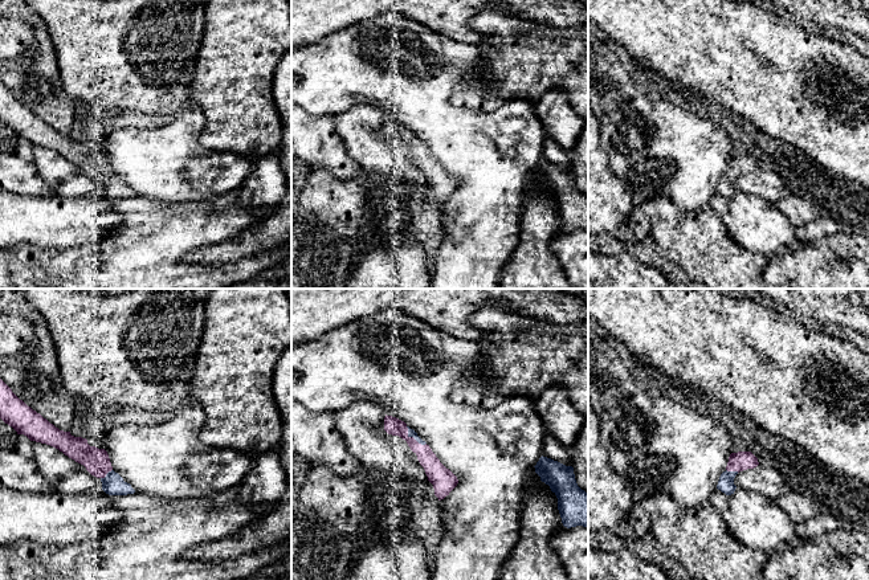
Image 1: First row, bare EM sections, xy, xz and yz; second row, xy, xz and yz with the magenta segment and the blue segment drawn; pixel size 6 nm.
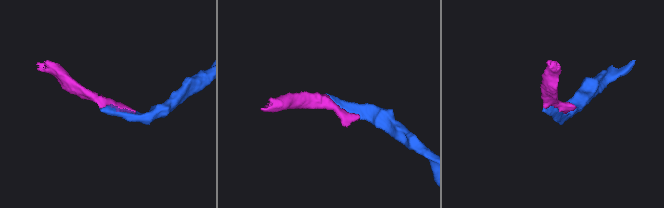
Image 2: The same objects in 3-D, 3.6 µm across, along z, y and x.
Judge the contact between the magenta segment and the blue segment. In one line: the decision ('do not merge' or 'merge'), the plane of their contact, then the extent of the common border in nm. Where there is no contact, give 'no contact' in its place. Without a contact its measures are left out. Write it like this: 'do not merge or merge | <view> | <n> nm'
merge | xz | 170 nm

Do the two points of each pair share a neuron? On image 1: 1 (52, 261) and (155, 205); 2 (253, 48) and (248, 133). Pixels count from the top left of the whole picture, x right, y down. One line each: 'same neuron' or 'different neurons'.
1: different neurons
2: same neuron

